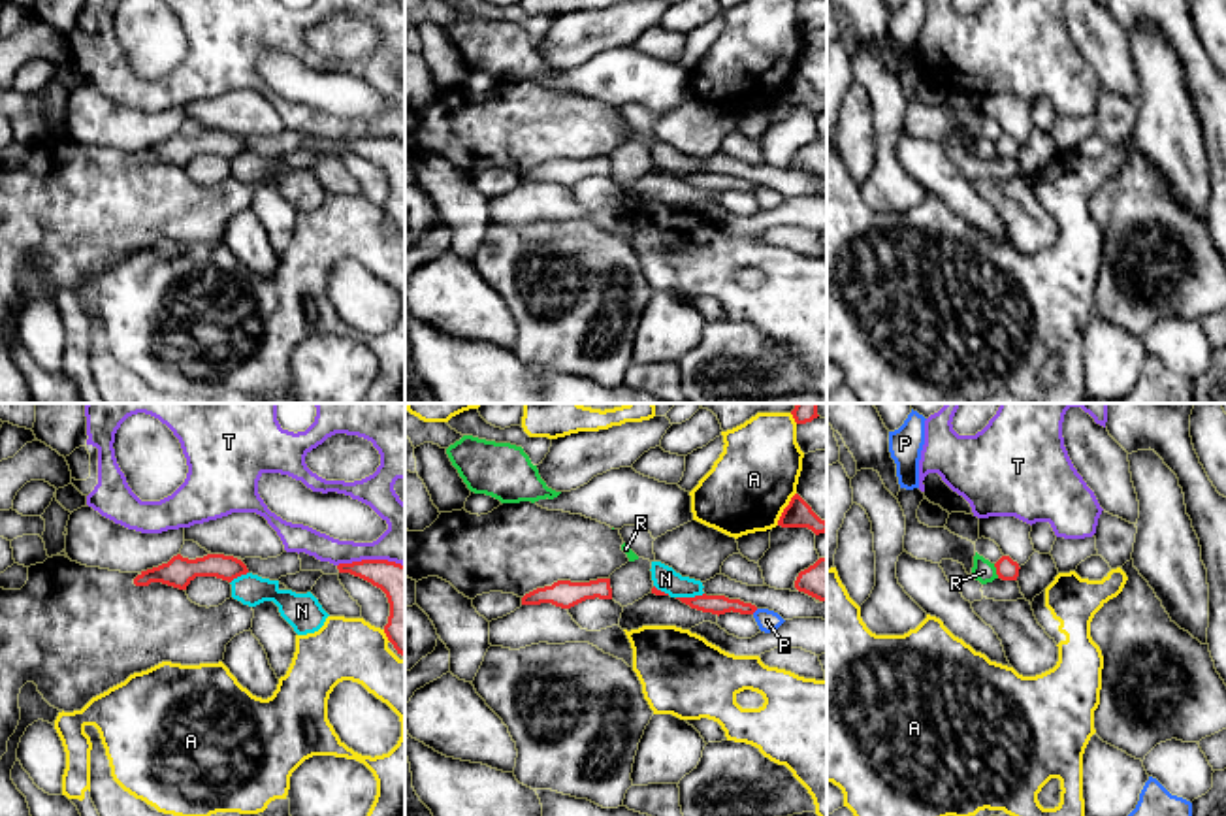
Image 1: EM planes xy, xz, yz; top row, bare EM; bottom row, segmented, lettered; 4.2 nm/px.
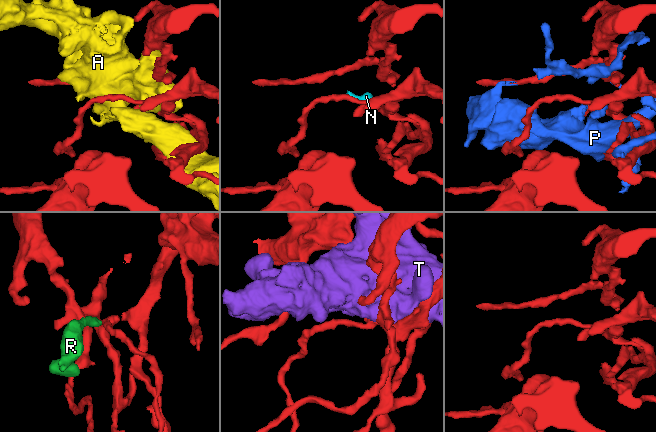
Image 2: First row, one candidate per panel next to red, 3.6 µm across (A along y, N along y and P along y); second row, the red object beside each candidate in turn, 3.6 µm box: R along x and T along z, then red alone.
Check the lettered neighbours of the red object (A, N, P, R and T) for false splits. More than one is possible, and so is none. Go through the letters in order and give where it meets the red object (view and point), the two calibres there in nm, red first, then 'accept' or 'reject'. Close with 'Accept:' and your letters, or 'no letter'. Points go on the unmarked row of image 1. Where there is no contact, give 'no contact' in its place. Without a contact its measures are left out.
A: xz (784, 87) | 110/360 nm | reject
N: xz (690, 176) | 80/110 nm | reject
P: xz (754, 189) | 80/90 nm | reject
R: yz (997, 149) | 90/90 nm | reject
T: xy (370, 138) | 180/180 nm | reject
Accept: no letter

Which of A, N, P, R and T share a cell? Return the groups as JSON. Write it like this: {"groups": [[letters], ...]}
{"groups": [["A"], ["N", "R"], ["P"], ["T"]]}

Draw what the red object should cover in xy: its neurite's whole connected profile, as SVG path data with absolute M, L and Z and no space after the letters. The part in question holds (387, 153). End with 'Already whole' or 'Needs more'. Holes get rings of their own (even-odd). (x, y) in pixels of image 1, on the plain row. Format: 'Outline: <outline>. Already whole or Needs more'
Outline: M362 138L339 141L337 147L371 160L386 171L390 194L384 211L405 236L405 143L388 138Z. Already whole

